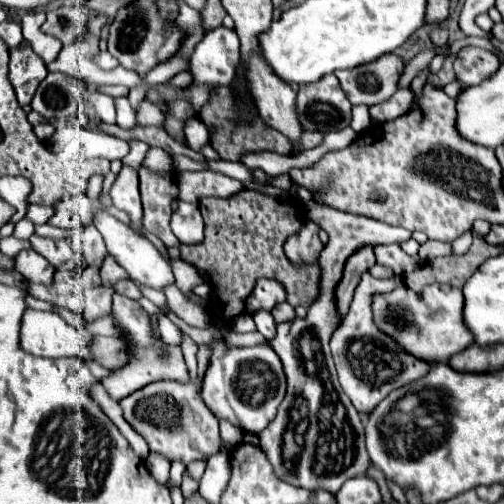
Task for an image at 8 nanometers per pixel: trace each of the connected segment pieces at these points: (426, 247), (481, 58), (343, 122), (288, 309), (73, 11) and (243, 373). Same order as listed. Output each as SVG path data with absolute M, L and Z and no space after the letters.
M426 241L422 247L420 247L420 257L422 259L434 259L434 257L442 257L442 255L450 255L452 253L452 243L444 243L444 241Z
M464 47L460 49L456 61L454 61L454 71L456 77L466 85L478 85L484 77L492 75L500 65L500 59L486 49L480 47Z
M326 75L312 85L300 85L298 115L304 131L338 131L350 125L350 101L342 93L336 75Z
M278 303L278 305L272 309L272 315L274 315L274 321L276 321L276 323L292 321L292 319L296 317L294 307L292 307L292 305L288 305L288 303Z
M60 7L48 13L46 23L42 25L42 31L46 35L52 35L60 39L64 45L76 43L88 33L88 11L84 13L84 7Z
M218 339L208 347L212 355L200 381L200 395L206 407L218 419L230 421L244 433L262 433L262 429L266 429L266 425L272 421L286 393L286 377L280 359L268 345L228 349L224 339Z

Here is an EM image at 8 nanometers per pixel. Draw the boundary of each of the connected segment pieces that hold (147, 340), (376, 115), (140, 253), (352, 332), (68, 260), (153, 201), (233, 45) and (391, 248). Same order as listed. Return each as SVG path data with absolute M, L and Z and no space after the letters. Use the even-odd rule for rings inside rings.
M114 293L114 303L112 303L112 319L114 323L122 329L120 339L124 339L132 351L130 351L130 359L124 367L112 369L112 373L108 377L102 379L104 389L108 391L108 395L116 401L124 399L126 395L154 383L154 381L162 381L162 379L170 379L170 381L178 381L178 383L188 383L188 367L184 363L184 355L182 355L182 347L180 345L166 345L160 337L156 337L154 333L154 325L150 315L138 305L138 301L128 299L124 295Z
M404 87L404 89L398 89L386 103L380 103L380 105L374 105L370 107L370 117L380 121L380 123L386 123L386 121L392 121L400 115L404 115L412 103L412 89L410 87Z
M102 211L94 213L94 225L102 233L108 253L118 261L120 267L126 269L126 273L132 281L138 281L140 285L146 285L146 287L152 287L158 291L164 291L164 287L168 287L176 281L168 261L162 257L162 253L158 253L158 249L154 249L154 245L150 245L150 241L146 241L146 237L140 237L128 225L120 223L118 219L114 219L112 215L102 213Z
M364 273L354 291L354 299L346 317L342 319L340 327L334 331L330 339L330 349L332 349L336 369L338 369L340 385L360 415L368 415L392 389L408 385L424 377L430 371L428 363L418 361L412 355L408 355L396 341L384 335L376 325L372 325L370 297L374 295L374 291L380 291L380 289L392 291L398 285L404 285L400 277L376 279L370 273ZM370 377L372 377L372 385L370 385Z
M30 237L30 245L36 253L46 257L54 269L74 269L78 263L78 253L70 245L70 239L64 241L52 241L52 239L42 239L42 237Z
M140 167L140 193L144 205L144 227L154 233L166 247L180 247L182 243L170 229L172 199L178 197L178 185L174 177L160 177Z
M218 27L204 35L190 59L192 85L230 85L240 63L240 41L234 29Z
M380 245L376 247L376 263L382 267L390 267L396 275L404 275L418 269L420 259L404 253L400 245Z

